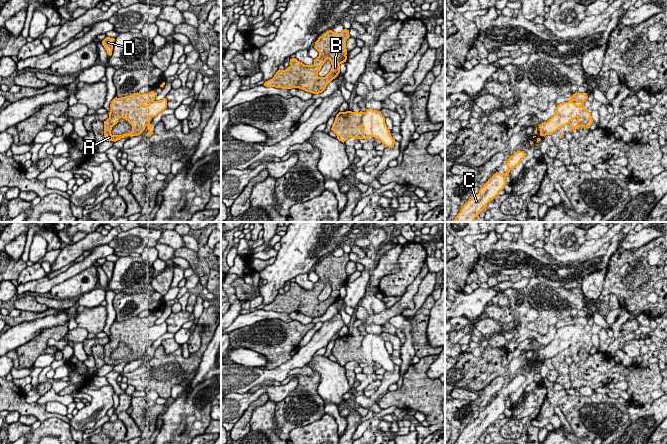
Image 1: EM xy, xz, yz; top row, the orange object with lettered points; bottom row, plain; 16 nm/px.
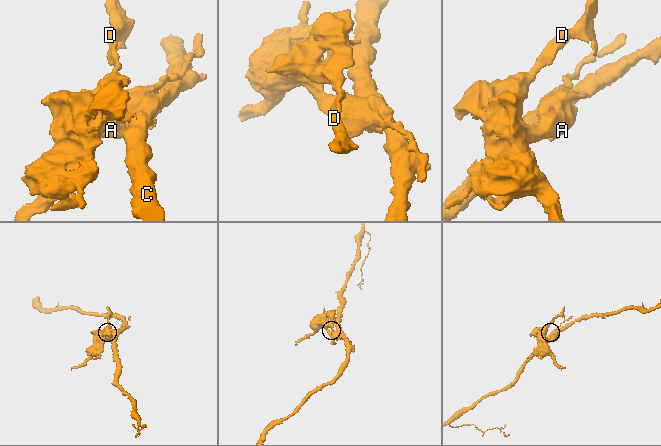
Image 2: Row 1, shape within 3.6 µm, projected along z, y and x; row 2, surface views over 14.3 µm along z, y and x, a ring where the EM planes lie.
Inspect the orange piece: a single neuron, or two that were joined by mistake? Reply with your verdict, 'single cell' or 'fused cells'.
fused cells

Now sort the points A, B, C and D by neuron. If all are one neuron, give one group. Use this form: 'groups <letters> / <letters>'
groups A B D / C

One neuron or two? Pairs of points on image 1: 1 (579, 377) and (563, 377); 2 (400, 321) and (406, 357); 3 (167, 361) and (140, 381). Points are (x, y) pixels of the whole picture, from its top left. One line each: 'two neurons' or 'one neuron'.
1: two neurons
2: one neuron
3: one neuron

